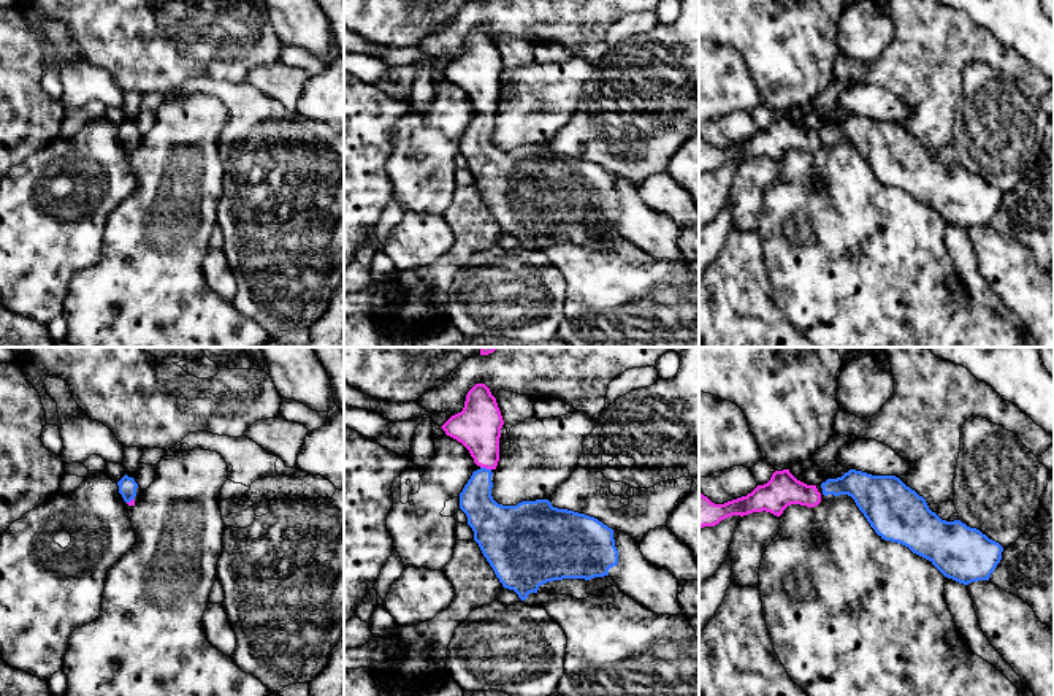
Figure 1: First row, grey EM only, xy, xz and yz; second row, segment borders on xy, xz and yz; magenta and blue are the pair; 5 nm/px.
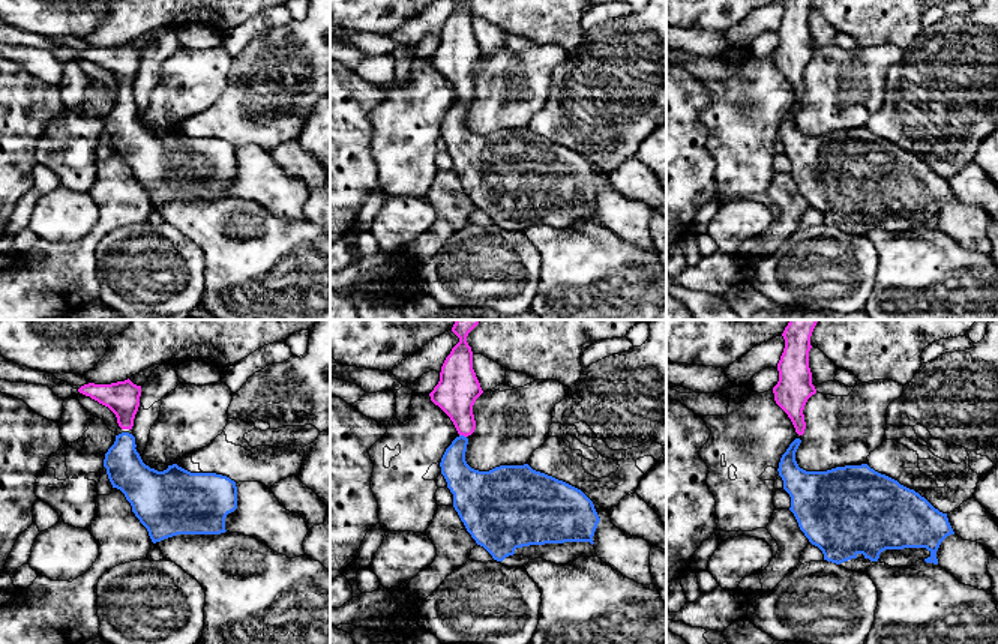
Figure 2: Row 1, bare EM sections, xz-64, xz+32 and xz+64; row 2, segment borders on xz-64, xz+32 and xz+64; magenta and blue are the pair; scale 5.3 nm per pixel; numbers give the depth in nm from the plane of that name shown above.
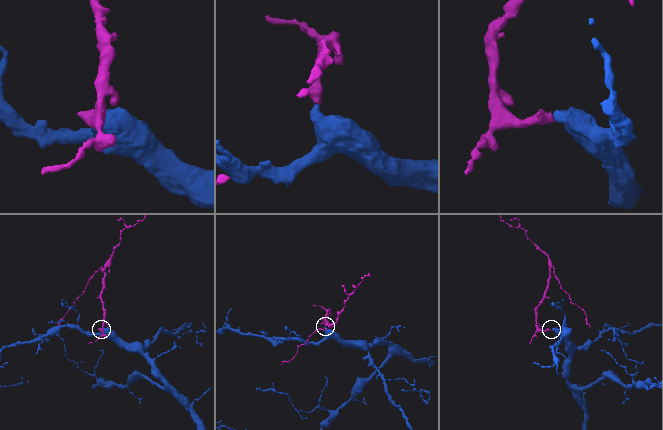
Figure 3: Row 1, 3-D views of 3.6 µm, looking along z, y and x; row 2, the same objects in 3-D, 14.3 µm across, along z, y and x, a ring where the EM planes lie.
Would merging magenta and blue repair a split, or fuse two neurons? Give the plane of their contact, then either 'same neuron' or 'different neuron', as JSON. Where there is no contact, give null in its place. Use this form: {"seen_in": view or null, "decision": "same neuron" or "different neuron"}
{"seen_in": "xz", "decision": "same neuron"}

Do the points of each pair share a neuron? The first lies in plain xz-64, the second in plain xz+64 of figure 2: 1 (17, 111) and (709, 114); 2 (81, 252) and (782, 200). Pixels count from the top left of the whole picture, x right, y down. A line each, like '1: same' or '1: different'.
1: different
2: same

